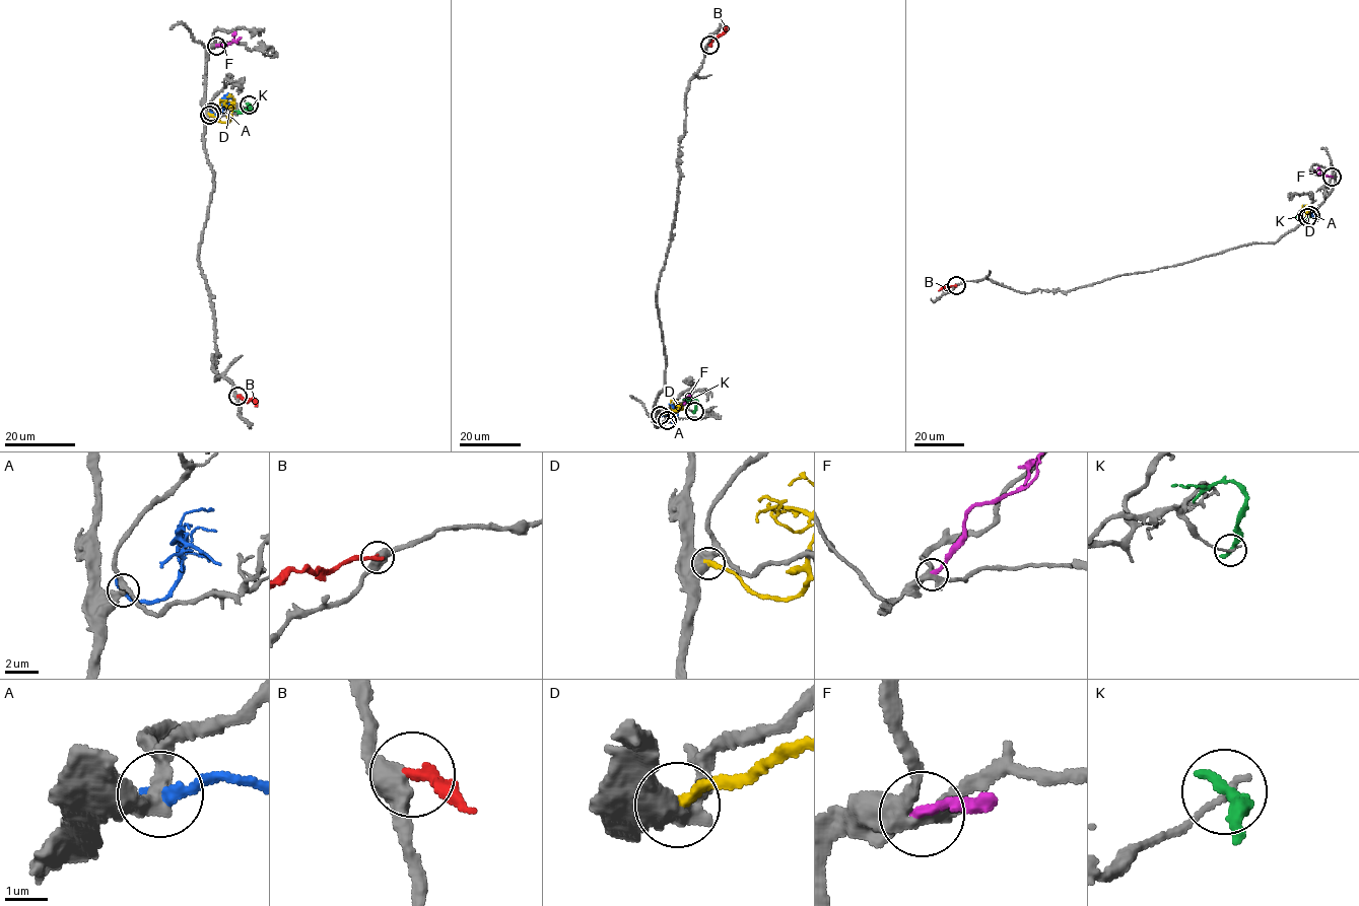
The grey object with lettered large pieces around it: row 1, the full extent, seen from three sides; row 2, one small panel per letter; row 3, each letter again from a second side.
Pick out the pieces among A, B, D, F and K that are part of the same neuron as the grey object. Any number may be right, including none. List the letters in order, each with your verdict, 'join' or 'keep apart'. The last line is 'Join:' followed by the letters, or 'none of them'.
A: keep apart
B: keep apart
D: keep apart
F: keep apart
K: keep apart
Join: none of them

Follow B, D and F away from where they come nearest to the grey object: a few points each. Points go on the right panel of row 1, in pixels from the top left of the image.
B: (955, 285), (938, 290)
D: (1310, 215), (1303, 222), (1306, 214), (1302, 210), (1303, 206)
F: (1332, 177), (1314, 170)

